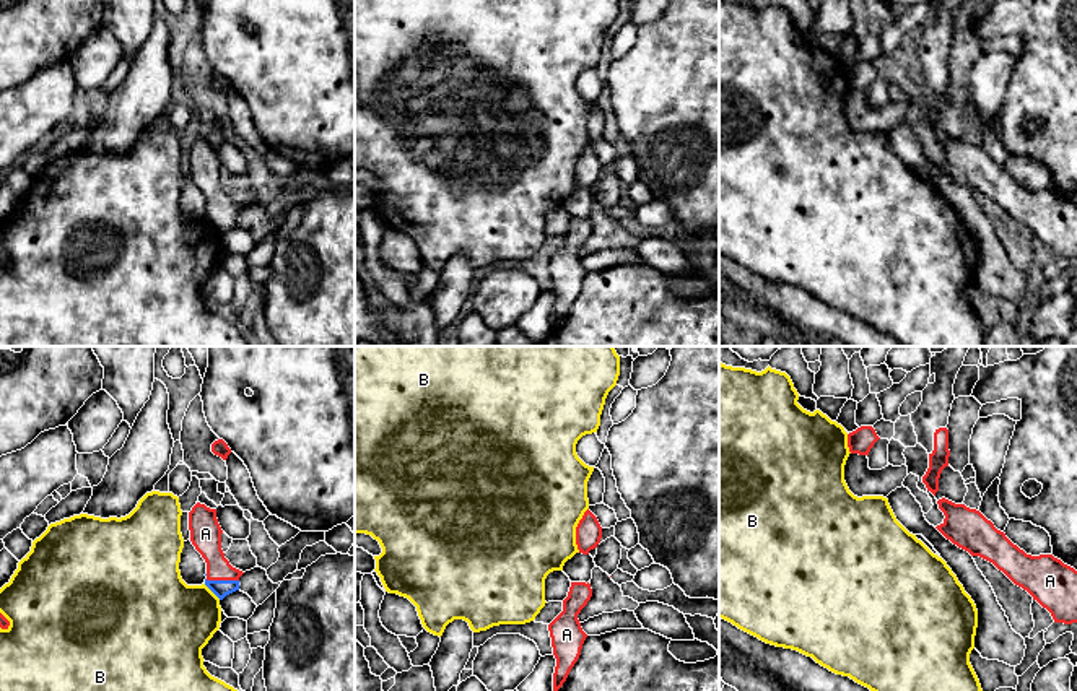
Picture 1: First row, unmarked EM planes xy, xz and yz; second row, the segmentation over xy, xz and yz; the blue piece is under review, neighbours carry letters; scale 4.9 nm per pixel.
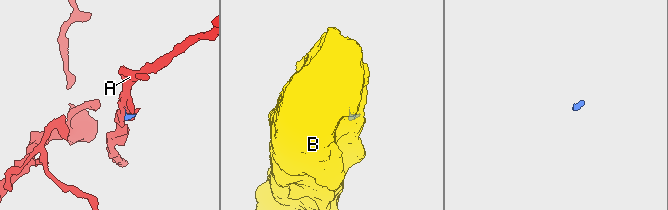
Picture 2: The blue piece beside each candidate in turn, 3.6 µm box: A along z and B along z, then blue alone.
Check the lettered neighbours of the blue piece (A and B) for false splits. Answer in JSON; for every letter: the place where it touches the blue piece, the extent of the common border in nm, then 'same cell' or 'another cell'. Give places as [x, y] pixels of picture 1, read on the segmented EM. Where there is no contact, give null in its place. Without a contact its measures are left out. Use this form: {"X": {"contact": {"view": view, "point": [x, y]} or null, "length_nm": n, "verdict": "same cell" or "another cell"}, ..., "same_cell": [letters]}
{"A": {"contact": {"view": "xy", "point": [222, 581]}, "length_nm": 170, "verdict": "same cell"}, "B": {"contact": {"view": "xy", "point": [212, 591]}, "length_nm": 120, "verdict": "another cell"}, "same_cell": ["A"]}

